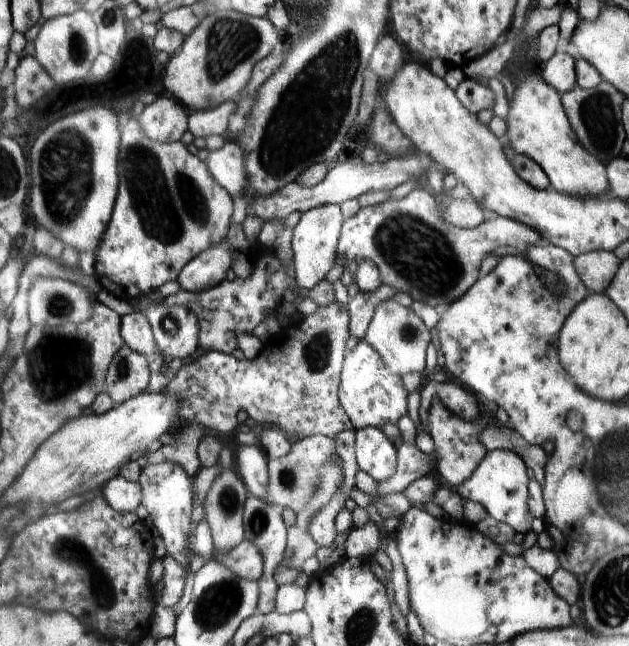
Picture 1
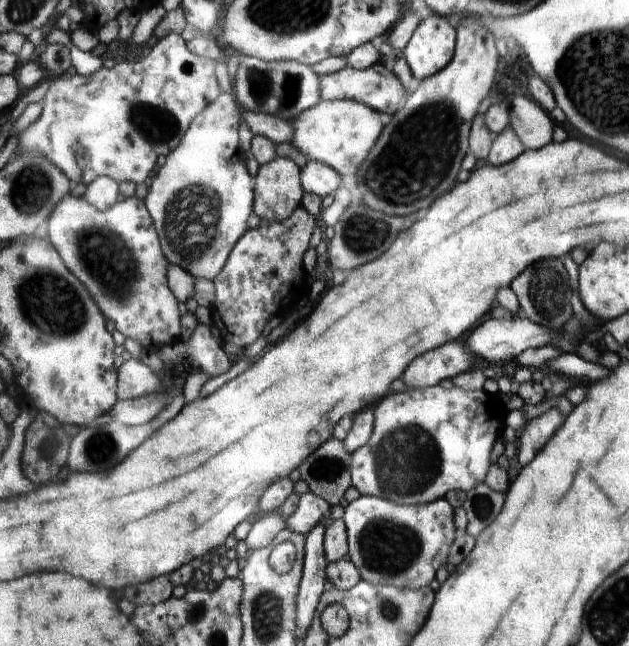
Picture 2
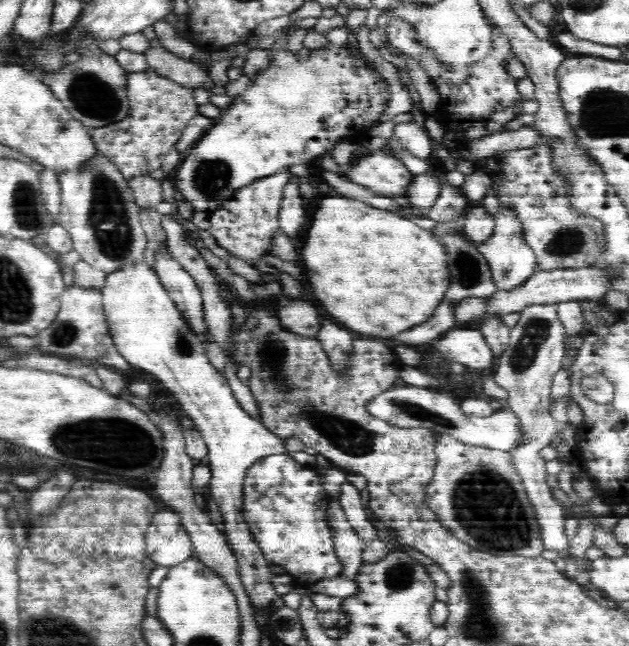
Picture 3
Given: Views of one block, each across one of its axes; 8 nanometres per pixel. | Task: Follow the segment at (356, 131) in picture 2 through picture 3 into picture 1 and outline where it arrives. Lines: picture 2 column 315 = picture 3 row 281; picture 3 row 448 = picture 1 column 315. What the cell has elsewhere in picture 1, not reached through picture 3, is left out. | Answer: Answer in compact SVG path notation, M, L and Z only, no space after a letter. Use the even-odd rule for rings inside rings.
M327 204L327 206L319 206L311 212L301 214L299 224L293 230L293 254L295 254L295 262L299 266L299 286L293 290L293 294L303 294L311 288L315 288L321 280L325 280L325 276L329 274L329 270L337 264L339 258L339 242L343 238L343 226L345 226L345 216L341 212L339 204Z

